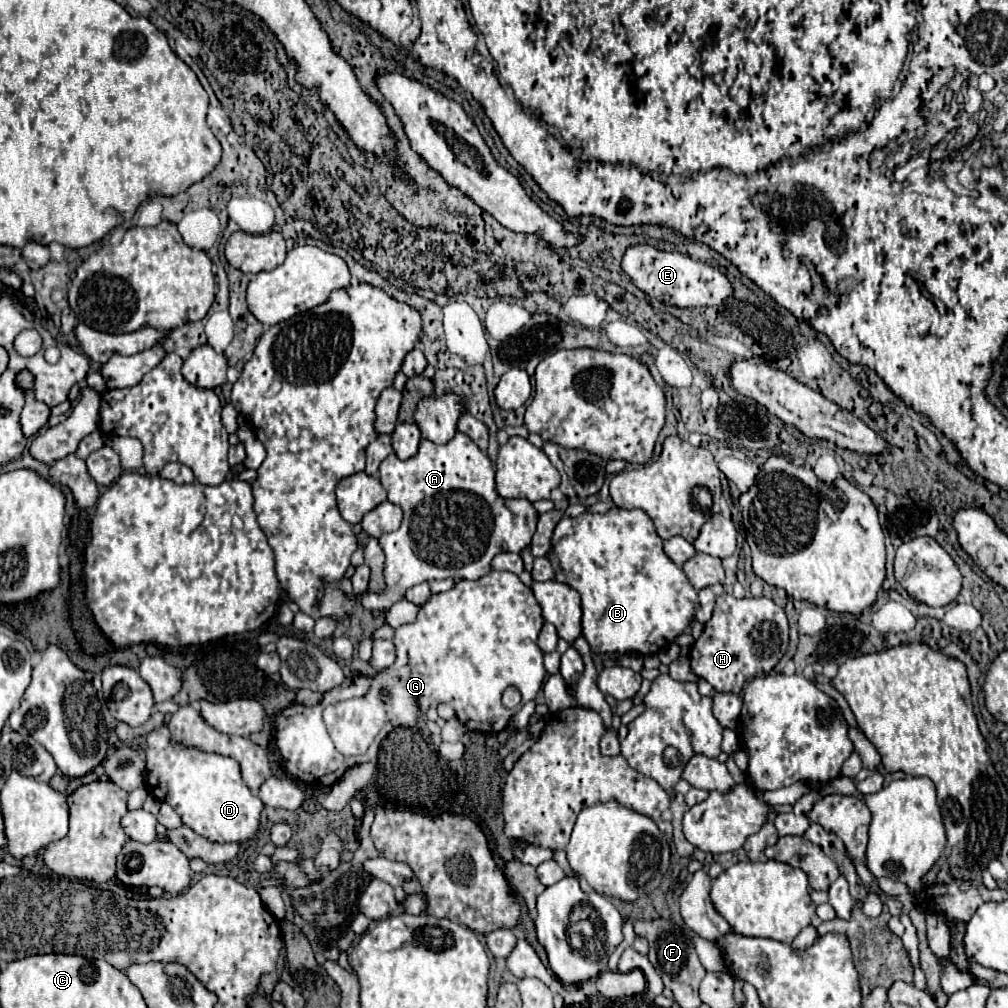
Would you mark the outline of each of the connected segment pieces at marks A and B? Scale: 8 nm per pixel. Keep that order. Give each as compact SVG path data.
M457 433L451 441L447 441L447 443L443 443L443 445L435 445L435 443L431 443L429 439L423 439L421 445L419 445L419 453L417 453L415 457L411 457L411 459L405 459L405 461L401 461L397 455L389 455L389 457L381 463L379 477L381 477L383 487L385 487L387 493L389 493L387 499L403 509L403 523L401 523L401 527L399 527L397 531L385 533L385 535L379 539L379 545L381 545L381 549L385 551L385 557L387 557L387 561L385 561L385 583L387 583L387 587L385 587L385 591L383 591L381 595L377 595L377 593L365 593L365 597L361 599L363 607L371 609L373 613L383 613L383 611L387 611L395 601L401 601L401 599L403 599L403 593L405 593L409 587L413 587L413 585L417 585L417 583L423 583L423 581L429 581L429 579L447 579L447 577L449 577L449 579L455 579L455 581L459 581L459 579L479 579L479 577L483 577L485 573L491 571L489 563L491 563L491 559L493 559L497 553L501 553L501 551L521 553L521 549L525 549L525 547L531 543L531 537L533 537L533 533L535 533L535 523L537 523L537 517L539 517L539 515L537 515L537 511L533 509L533 505L531 505L527 499L503 499L503 497L499 497L499 493L495 491L495 471L493 471L493 467L491 467L489 457L487 457L483 451L479 451L479 447L475 447L475 443L473 443L467 435L463 435L463 433Z
M613 507L609 509L607 513L599 515L599 513L583 513L579 517L563 517L555 531L553 531L553 547L549 551L549 557L553 561L553 567L555 567L555 579L559 583L567 583L569 587L573 587L579 595L581 595L581 633L583 637L587 639L589 647L593 653L599 653L599 655L625 655L625 653L639 653L639 655L657 655L661 651L665 651L677 635L681 635L689 623L693 621L695 617L695 601L697 601L697 591L693 589L693 585L689 583L687 575L683 573L683 569L679 565L675 565L663 551L663 539L657 535L655 531L655 525L651 523L649 515L645 511L639 511L639 509L619 509L619 507Z

